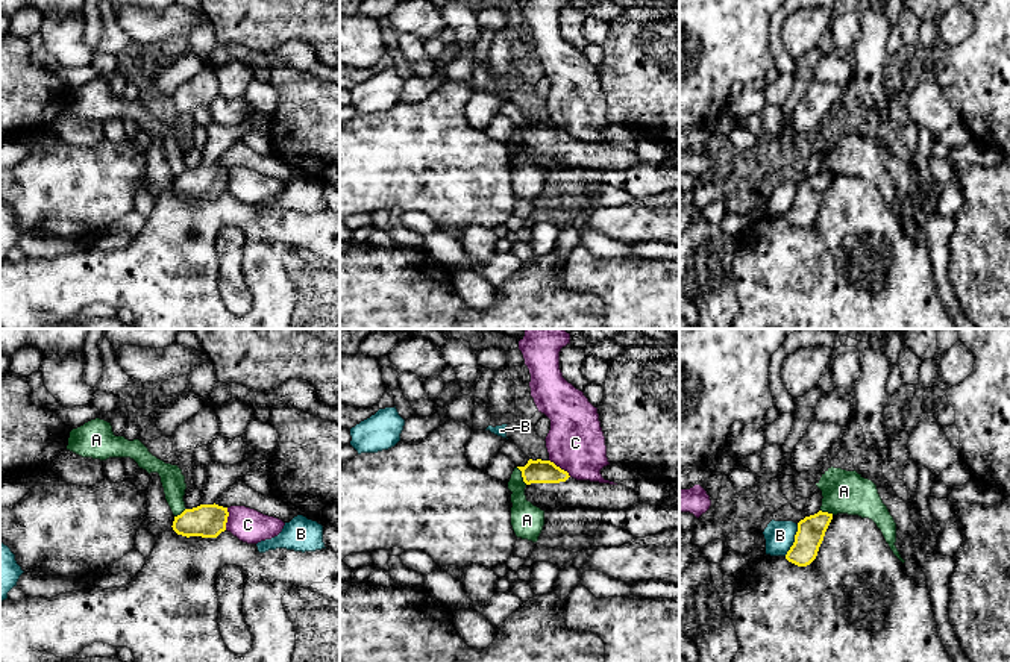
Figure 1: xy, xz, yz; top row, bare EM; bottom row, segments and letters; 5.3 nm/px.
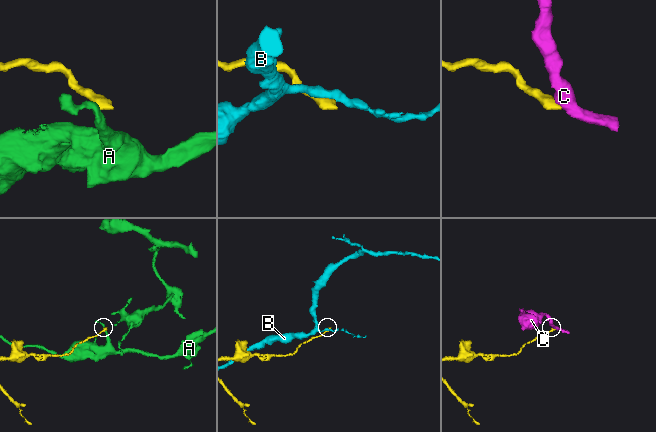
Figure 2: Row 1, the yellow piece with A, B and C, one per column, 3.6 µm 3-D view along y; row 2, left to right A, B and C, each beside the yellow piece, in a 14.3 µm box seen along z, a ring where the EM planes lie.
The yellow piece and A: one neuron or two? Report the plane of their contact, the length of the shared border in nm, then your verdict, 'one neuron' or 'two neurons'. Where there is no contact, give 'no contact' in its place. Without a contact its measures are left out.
contact in xz; length 110 nm; two neurons

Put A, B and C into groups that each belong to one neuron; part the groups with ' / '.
A / B / C

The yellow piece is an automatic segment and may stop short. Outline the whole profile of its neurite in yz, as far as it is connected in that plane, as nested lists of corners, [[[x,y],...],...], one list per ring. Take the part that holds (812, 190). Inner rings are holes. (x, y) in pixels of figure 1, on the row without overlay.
[[[819,171],[798,183],[795,203],[786,215],[786,220],[798,227],[810,226],[819,212],[825,192],[833,180],[833,174]]]

